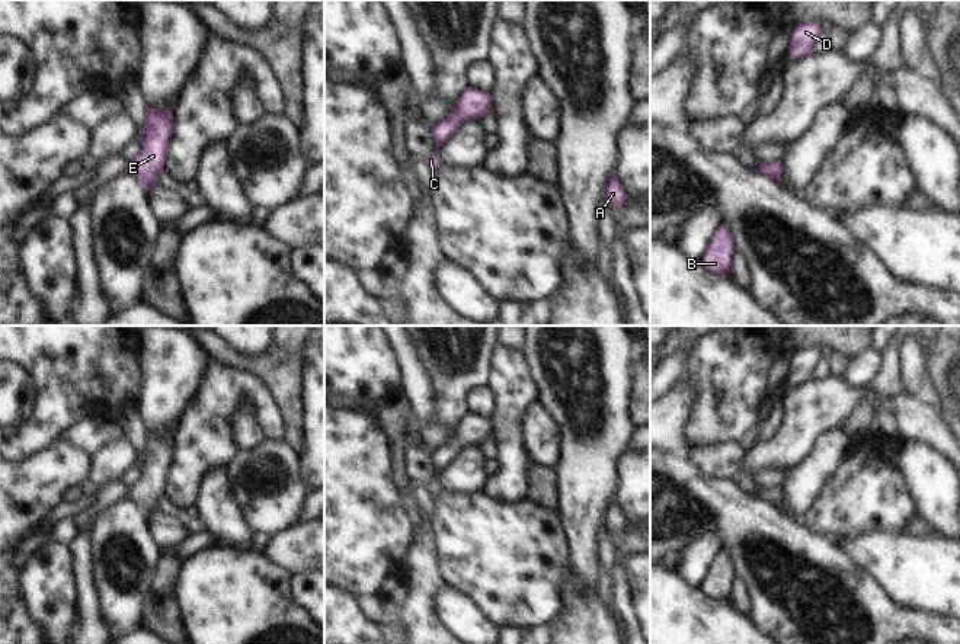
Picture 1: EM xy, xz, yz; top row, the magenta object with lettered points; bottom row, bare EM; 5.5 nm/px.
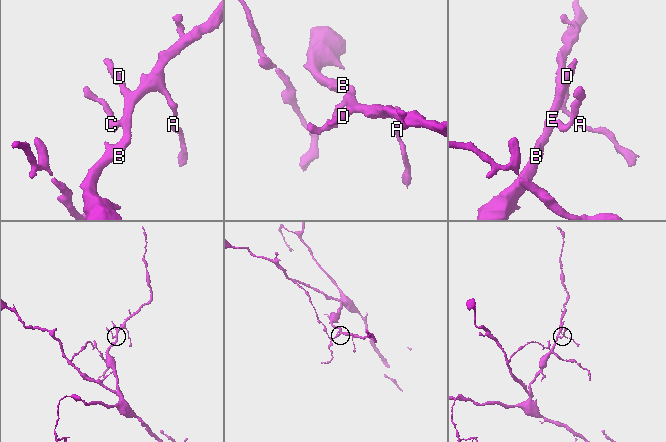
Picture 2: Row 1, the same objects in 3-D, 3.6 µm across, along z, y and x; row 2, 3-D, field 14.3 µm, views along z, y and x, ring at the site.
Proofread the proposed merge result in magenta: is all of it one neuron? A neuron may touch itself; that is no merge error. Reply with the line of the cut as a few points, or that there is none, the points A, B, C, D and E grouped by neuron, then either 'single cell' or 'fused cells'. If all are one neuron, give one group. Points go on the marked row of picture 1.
cut none; groups A B C D E; single cell

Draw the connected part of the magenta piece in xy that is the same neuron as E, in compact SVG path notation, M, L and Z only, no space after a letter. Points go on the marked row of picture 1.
M147 109L141 129L141 151L128 163L124 174L134 176L145 190L150 190L164 170L167 144L173 132L173 109Z

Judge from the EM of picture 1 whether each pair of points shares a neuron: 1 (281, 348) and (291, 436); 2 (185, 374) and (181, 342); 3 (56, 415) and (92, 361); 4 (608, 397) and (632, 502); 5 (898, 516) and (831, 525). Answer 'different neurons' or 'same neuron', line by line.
1: same neuron
2: same neuron
3: same neuron
4: different neurons
5: same neuron

